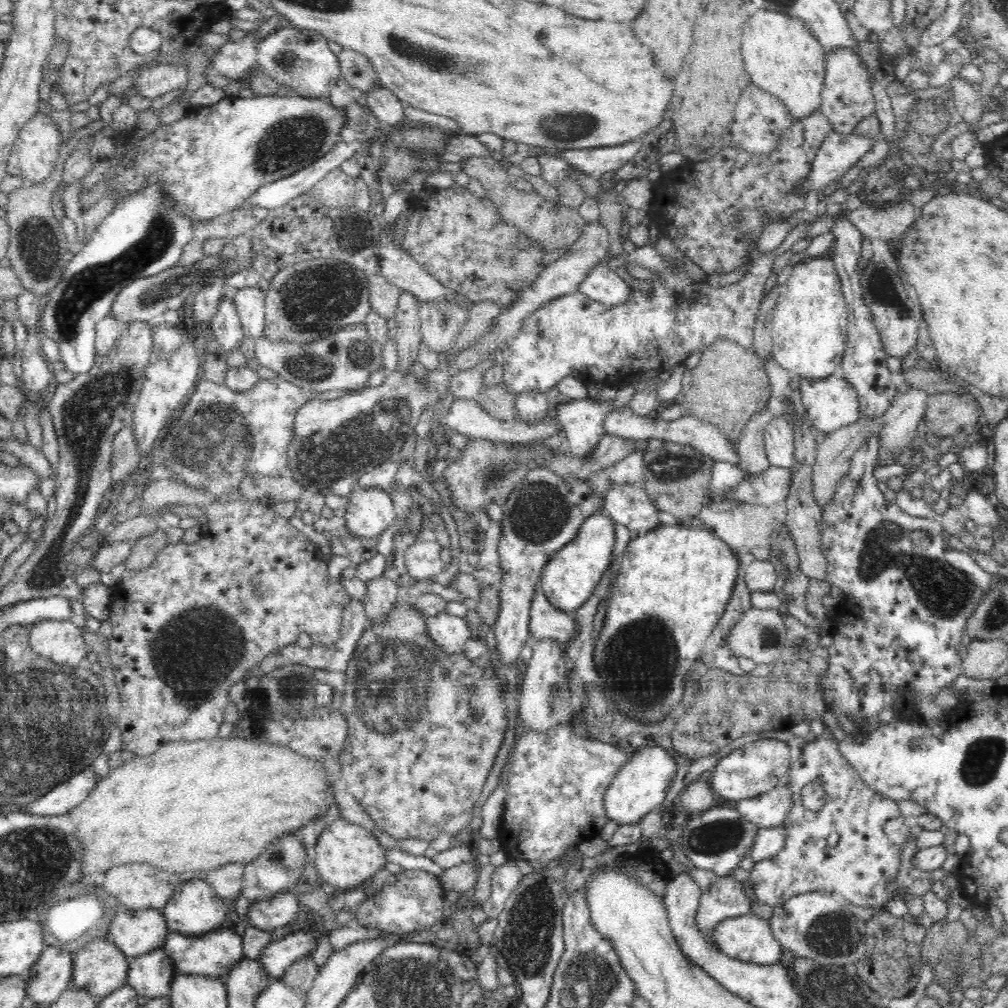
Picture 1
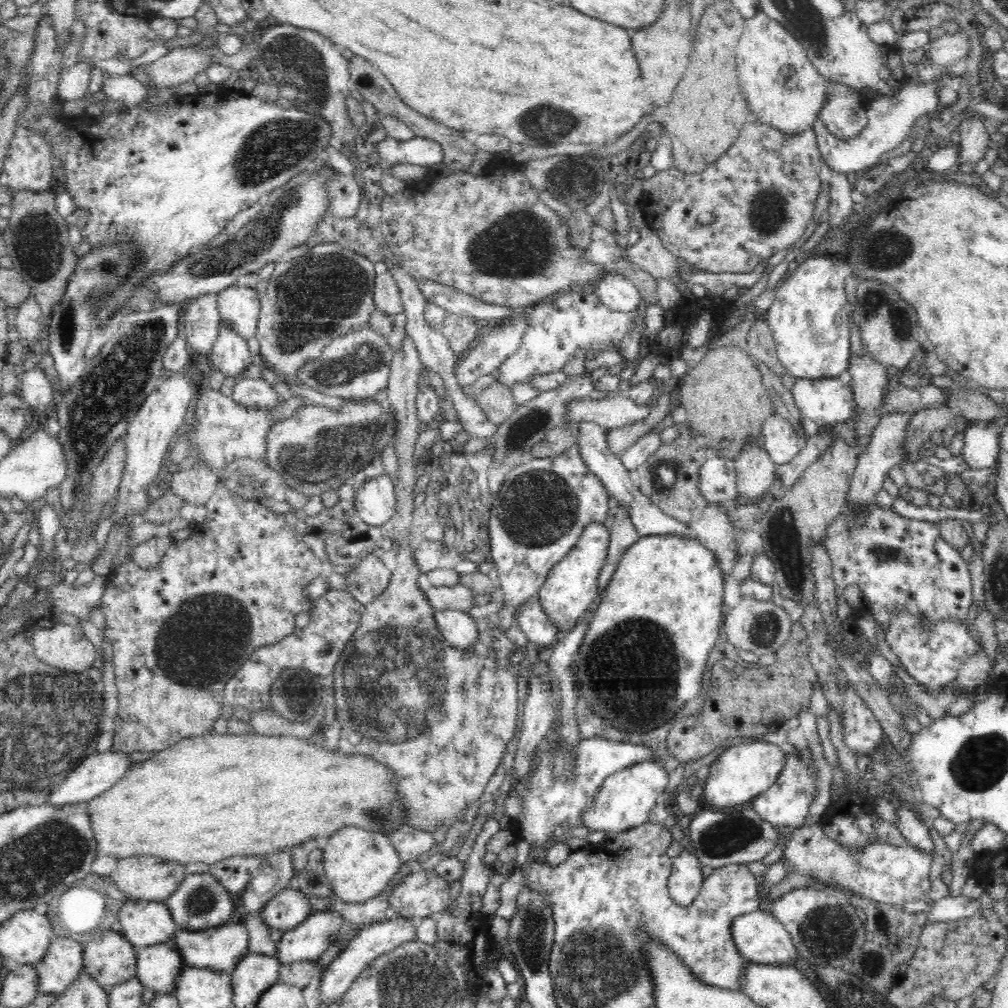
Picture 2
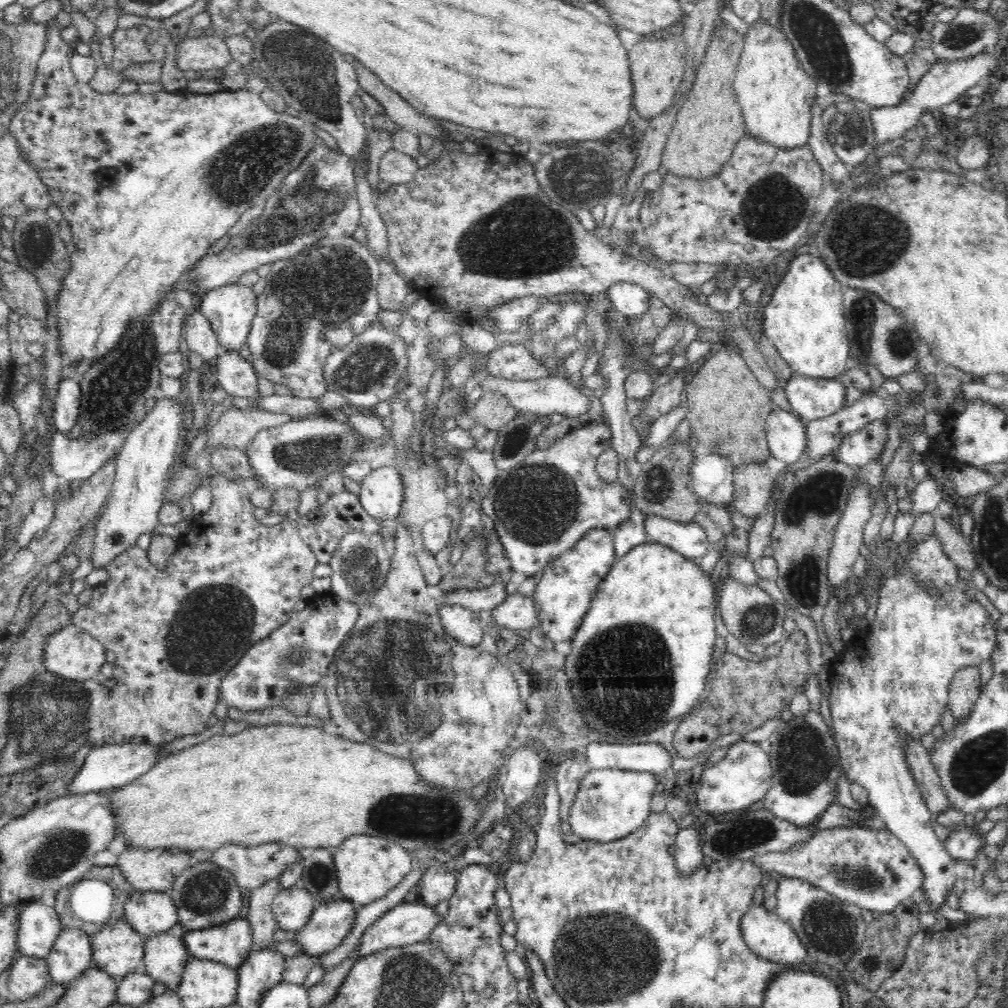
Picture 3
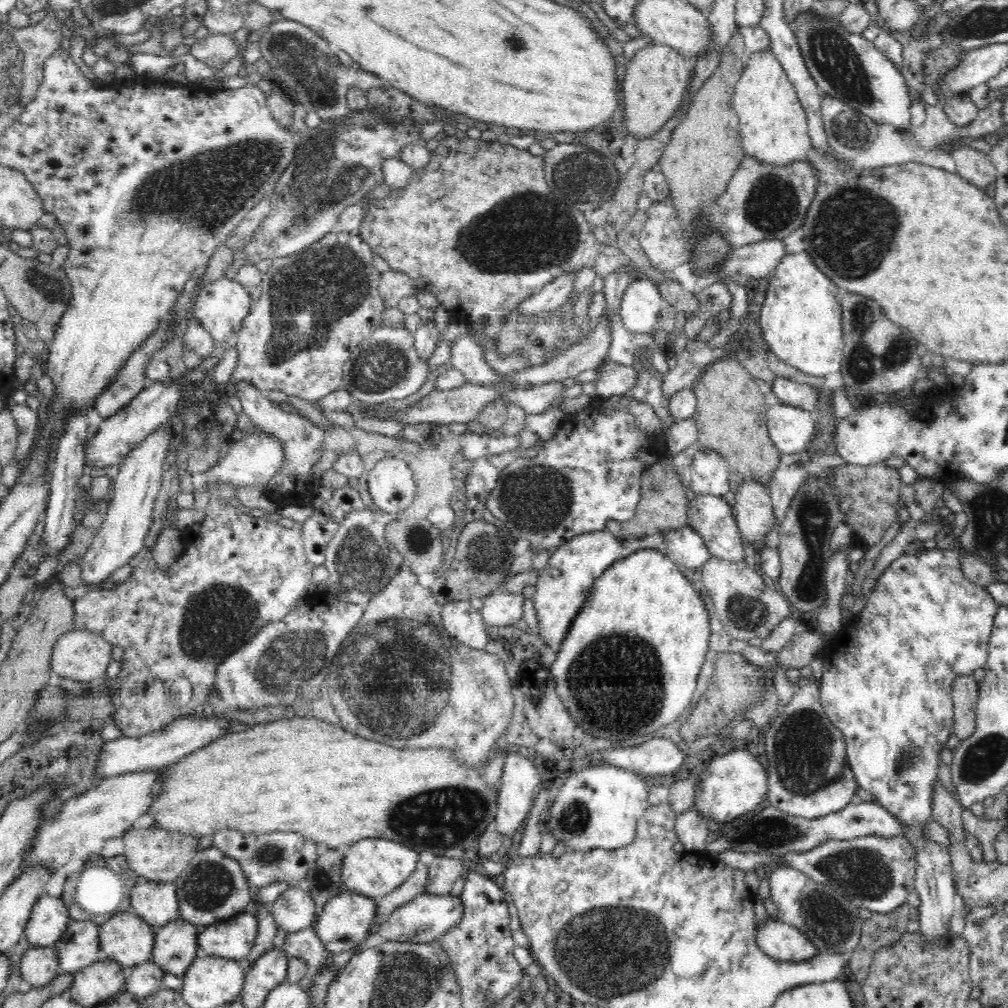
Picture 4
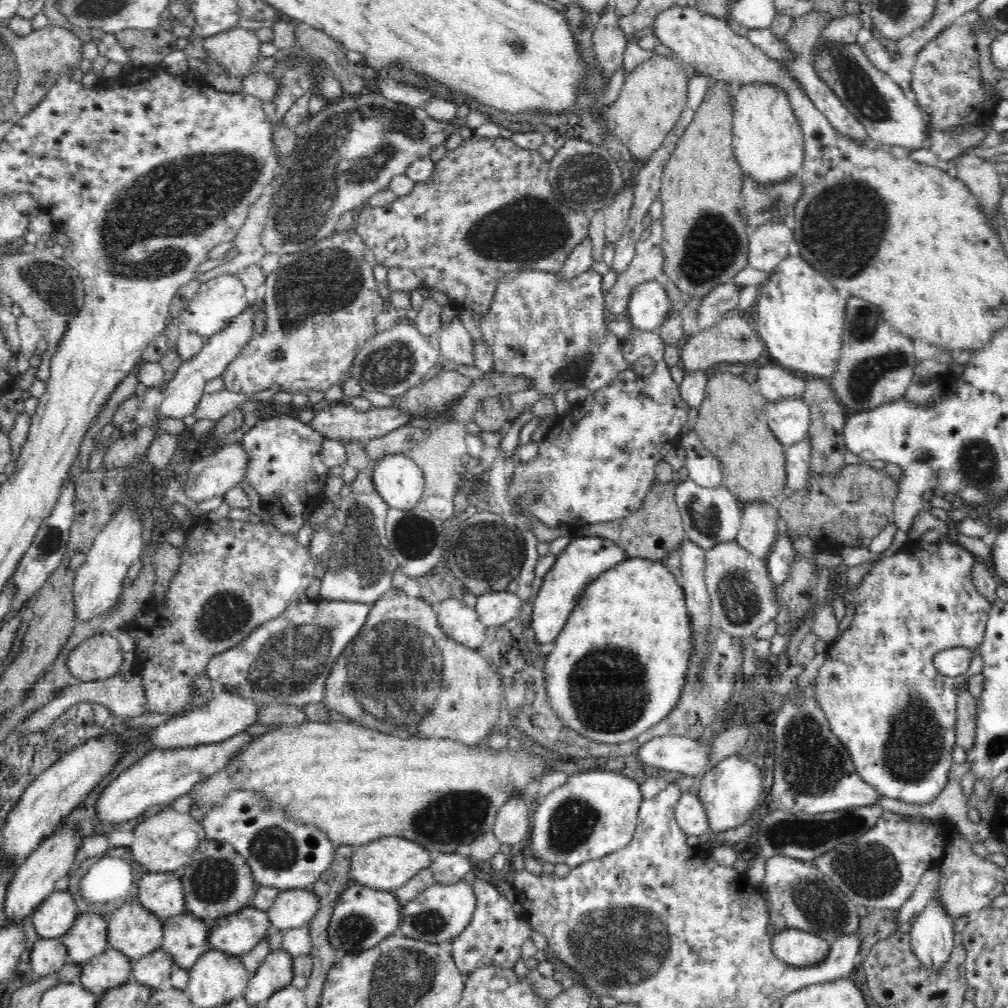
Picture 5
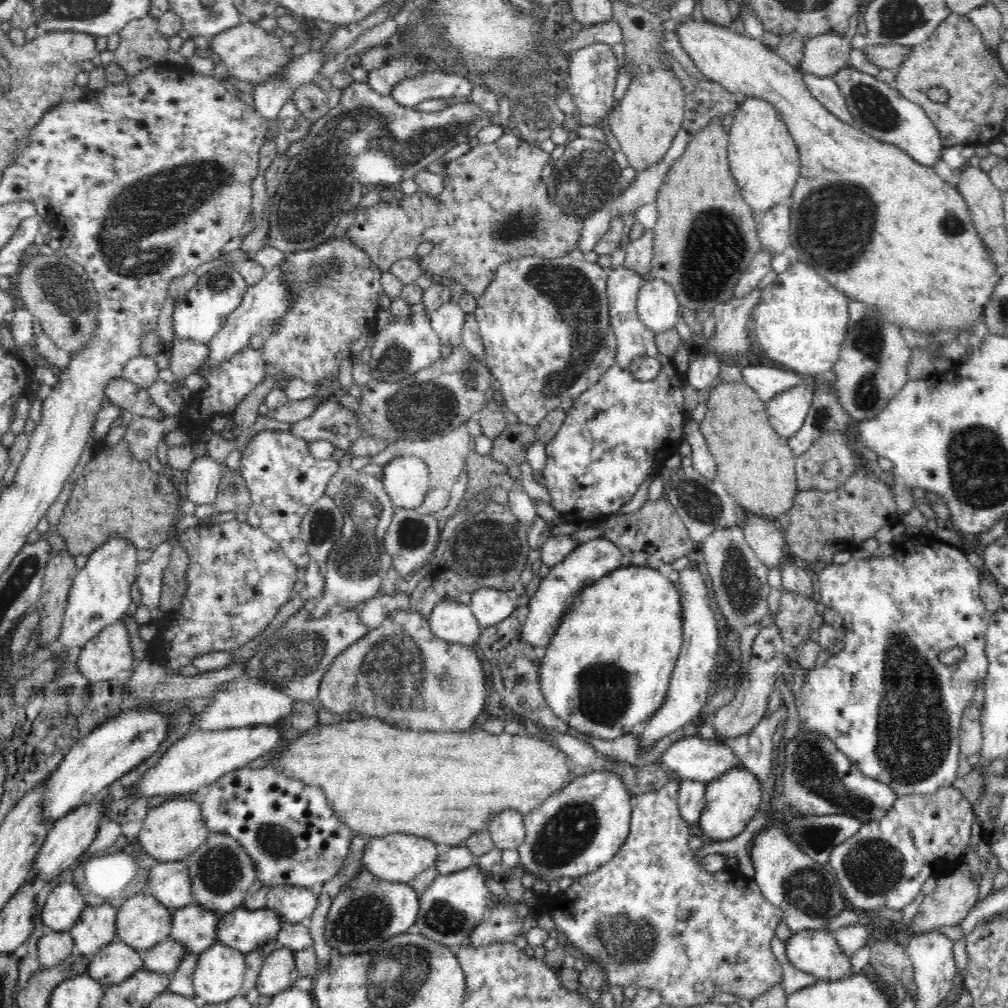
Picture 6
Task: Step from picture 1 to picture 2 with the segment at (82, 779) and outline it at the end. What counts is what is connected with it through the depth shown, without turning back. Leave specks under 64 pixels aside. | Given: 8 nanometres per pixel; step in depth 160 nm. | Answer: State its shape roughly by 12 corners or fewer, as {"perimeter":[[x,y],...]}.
{"perimeter":[[95,751],[52,788],[47,804],[92,801],[133,764],[130,754]]}

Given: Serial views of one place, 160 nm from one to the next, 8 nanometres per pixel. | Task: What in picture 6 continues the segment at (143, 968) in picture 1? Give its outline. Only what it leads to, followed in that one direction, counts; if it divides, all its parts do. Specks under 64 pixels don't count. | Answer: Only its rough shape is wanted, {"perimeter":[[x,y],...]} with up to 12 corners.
{"perimeter":[[199,904],[173,910],[169,938],[200,956],[220,917]]}

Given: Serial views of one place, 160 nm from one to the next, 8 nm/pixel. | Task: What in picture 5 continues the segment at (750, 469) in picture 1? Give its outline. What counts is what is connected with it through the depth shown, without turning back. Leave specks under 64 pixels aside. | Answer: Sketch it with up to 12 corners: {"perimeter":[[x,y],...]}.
{"perimeter":[[770,503],[741,509],[737,543],[764,560],[779,536]]}

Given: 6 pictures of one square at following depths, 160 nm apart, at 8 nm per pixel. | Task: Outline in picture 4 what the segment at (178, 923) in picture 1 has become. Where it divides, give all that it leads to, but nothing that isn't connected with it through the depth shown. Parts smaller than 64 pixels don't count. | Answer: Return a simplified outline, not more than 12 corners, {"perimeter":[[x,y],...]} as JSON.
{"perimeter":[[213,845],[175,883],[179,916],[201,929],[243,912],[249,882]]}

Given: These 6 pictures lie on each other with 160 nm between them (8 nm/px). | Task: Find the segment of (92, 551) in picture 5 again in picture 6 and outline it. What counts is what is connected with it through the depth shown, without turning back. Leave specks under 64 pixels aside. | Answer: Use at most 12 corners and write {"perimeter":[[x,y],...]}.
{"perimeter":[[116,535],[70,585],[57,649],[133,610],[137,548]]}

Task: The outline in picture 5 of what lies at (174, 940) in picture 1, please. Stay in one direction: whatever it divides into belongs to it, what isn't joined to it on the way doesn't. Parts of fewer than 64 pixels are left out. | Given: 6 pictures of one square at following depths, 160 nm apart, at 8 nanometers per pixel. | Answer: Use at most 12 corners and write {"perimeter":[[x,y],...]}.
{"perimeter":[[242,907],[211,924],[210,947],[240,956],[267,935],[267,911]]}

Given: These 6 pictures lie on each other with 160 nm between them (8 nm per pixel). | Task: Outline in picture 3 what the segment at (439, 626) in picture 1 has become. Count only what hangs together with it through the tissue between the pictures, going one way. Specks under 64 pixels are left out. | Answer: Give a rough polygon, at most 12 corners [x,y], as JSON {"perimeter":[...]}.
{"perimeter":[[440,606],[446,634],[464,647],[477,647],[484,629],[477,613]]}

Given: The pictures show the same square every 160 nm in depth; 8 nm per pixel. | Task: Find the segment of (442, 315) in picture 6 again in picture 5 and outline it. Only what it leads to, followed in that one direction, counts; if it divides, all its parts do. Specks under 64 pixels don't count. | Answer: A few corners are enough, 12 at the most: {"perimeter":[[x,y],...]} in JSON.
{"perimeter":[[458,317],[438,334],[442,359],[475,366],[474,341]]}

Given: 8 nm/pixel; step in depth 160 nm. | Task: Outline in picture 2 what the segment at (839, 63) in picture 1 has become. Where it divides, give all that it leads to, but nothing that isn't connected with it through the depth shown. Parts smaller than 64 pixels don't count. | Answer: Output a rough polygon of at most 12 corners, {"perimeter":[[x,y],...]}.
{"perimeter":[[827,82],[819,117],[838,139],[868,124],[862,92]]}

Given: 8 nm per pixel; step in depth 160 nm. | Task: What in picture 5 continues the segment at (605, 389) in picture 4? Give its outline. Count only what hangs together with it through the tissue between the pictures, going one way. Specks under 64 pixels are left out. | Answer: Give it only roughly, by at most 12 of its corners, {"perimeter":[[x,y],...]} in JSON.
{"perimeter":[[506,274],[482,316],[493,372],[551,397],[628,363],[602,276]]}

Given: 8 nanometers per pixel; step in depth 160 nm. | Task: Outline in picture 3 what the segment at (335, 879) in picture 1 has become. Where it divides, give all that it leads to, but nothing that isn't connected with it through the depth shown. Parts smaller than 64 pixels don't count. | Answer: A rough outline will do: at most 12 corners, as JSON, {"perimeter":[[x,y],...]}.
{"perimeter":[[349,836],[332,853],[341,896],[386,896],[413,869],[402,845]]}

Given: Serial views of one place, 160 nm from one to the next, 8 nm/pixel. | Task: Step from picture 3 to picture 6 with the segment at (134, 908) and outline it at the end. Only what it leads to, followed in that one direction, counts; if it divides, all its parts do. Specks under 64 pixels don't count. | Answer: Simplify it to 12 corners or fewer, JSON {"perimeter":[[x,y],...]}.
{"perimeter":[[187,859],[152,865],[145,891],[171,910],[195,904]]}

